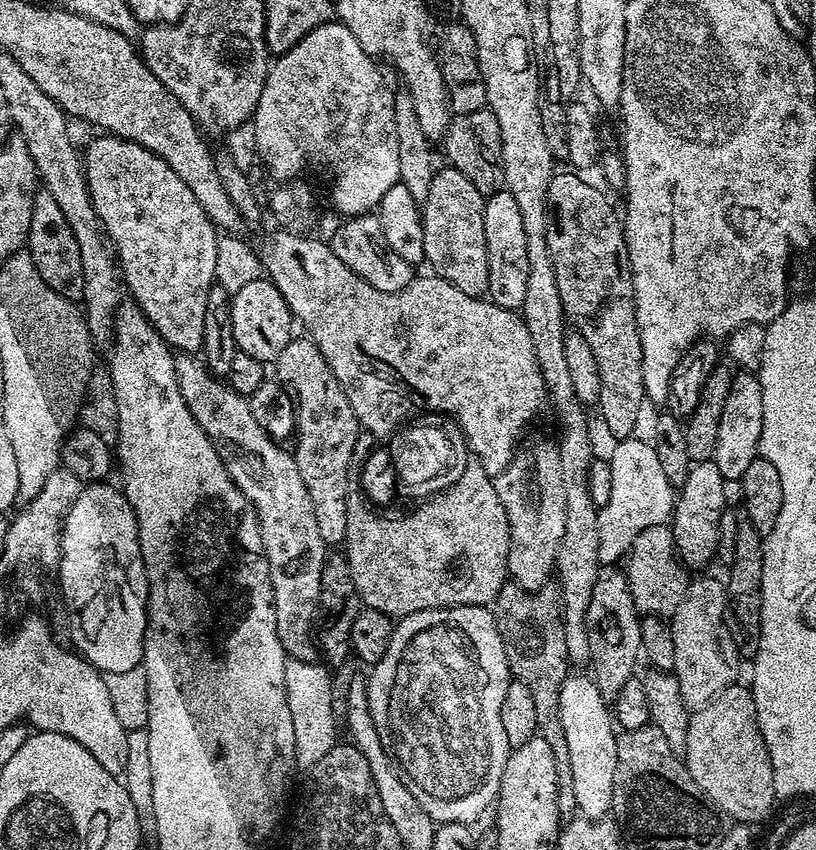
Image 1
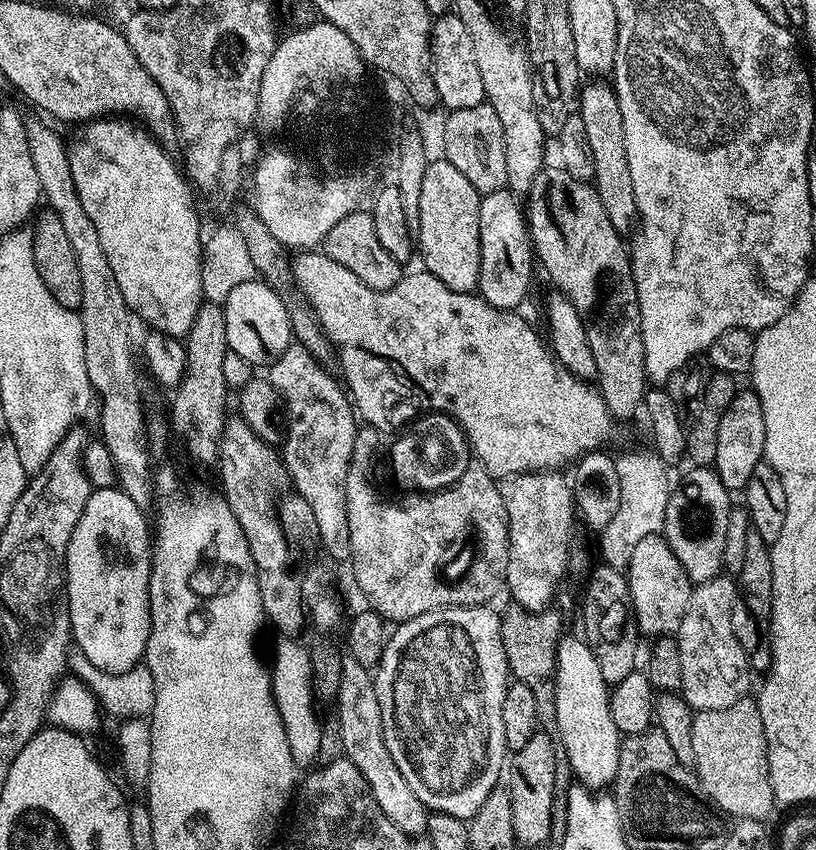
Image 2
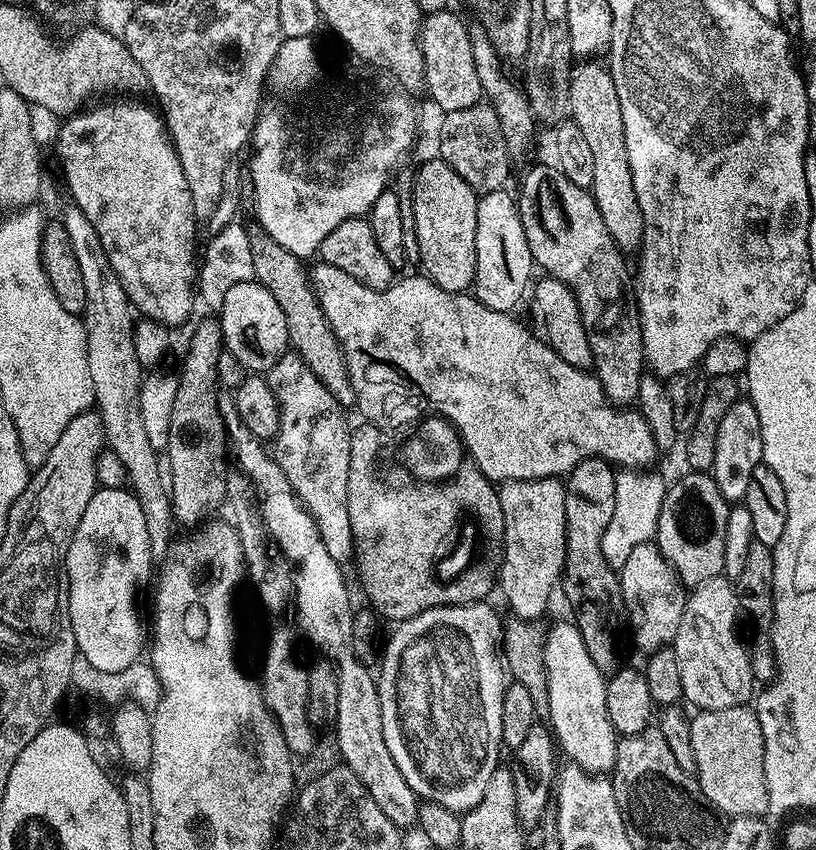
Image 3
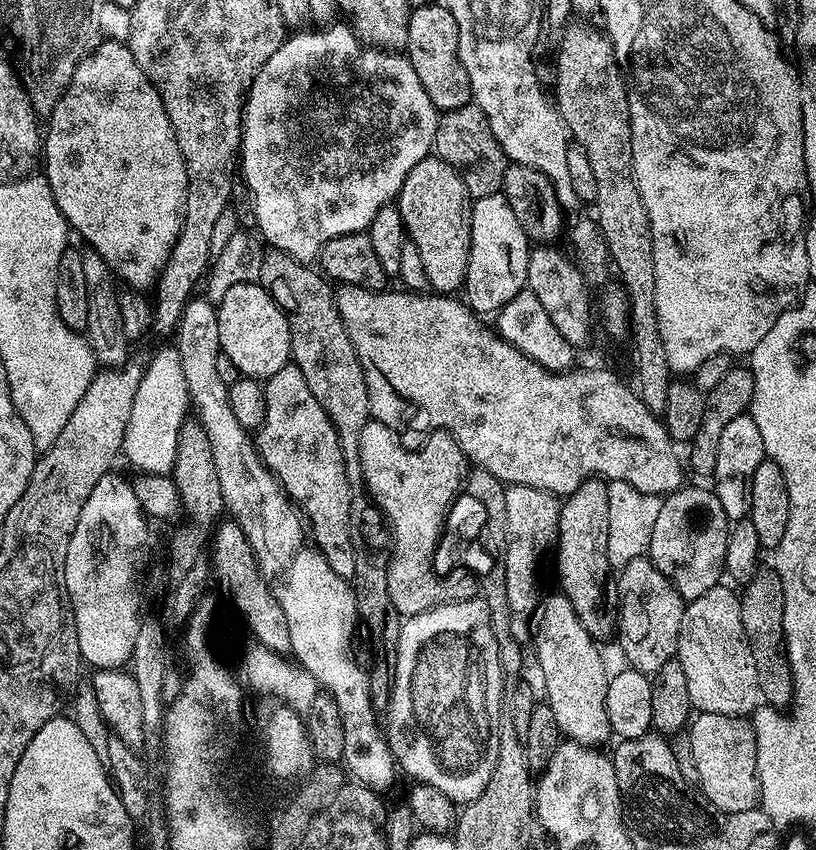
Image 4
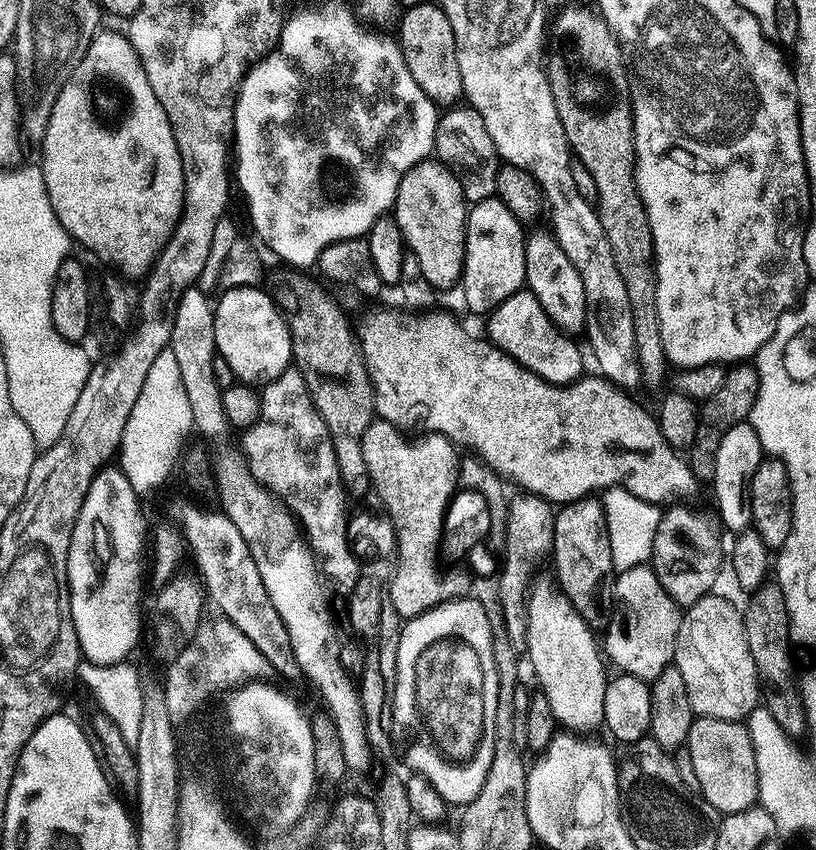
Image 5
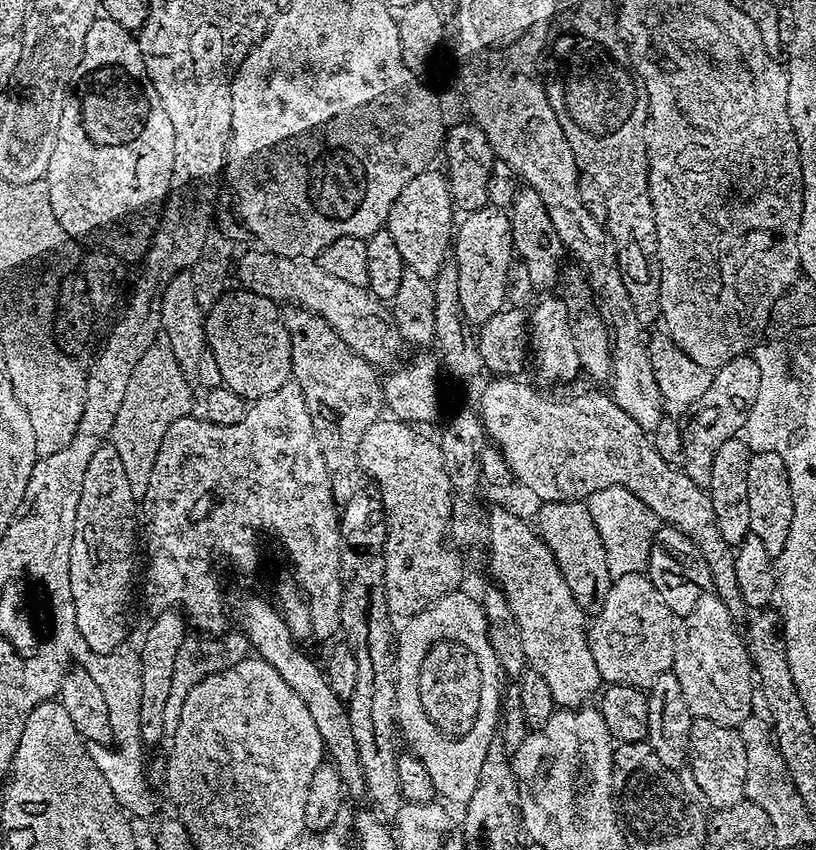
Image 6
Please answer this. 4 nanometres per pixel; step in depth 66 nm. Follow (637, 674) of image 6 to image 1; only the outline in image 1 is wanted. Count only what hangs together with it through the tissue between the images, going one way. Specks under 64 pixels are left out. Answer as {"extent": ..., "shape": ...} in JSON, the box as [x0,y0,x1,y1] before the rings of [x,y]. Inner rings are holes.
{"extent":[626,524,690,616],"shape":[[[668,524],[650,526],[648,529],[642,530],[642,534],[638,534],[638,538],[634,538],[632,550],[626,557],[626,575],[628,588],[632,592],[634,602],[641,613],[664,616],[675,612],[682,602],[682,598],[688,592],[690,576],[687,574],[689,575],[680,559],[679,552],[676,551],[676,539],[672,537],[672,530]]]}

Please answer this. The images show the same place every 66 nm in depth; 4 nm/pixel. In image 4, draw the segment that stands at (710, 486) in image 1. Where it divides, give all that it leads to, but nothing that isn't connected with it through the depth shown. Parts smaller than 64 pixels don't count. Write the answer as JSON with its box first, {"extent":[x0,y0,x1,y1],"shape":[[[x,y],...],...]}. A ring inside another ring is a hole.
{"extent":[646,484,730,602],"shape":[[[690,484],[663,497],[646,553],[647,559],[662,570],[685,602],[702,598],[706,590],[721,583],[720,576],[725,575],[724,559],[730,531],[728,515],[722,510],[722,502],[718,502],[715,491],[711,487],[699,488]]]}

